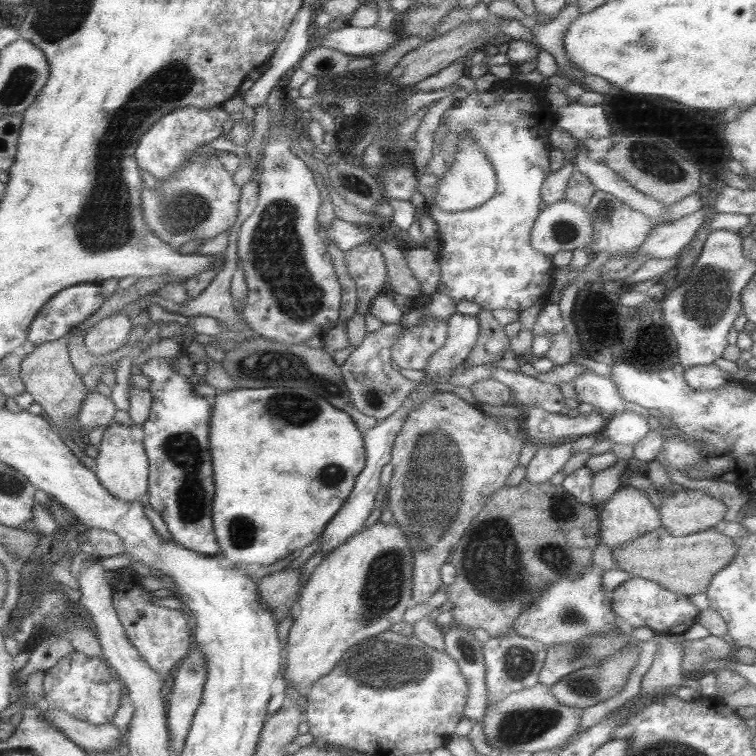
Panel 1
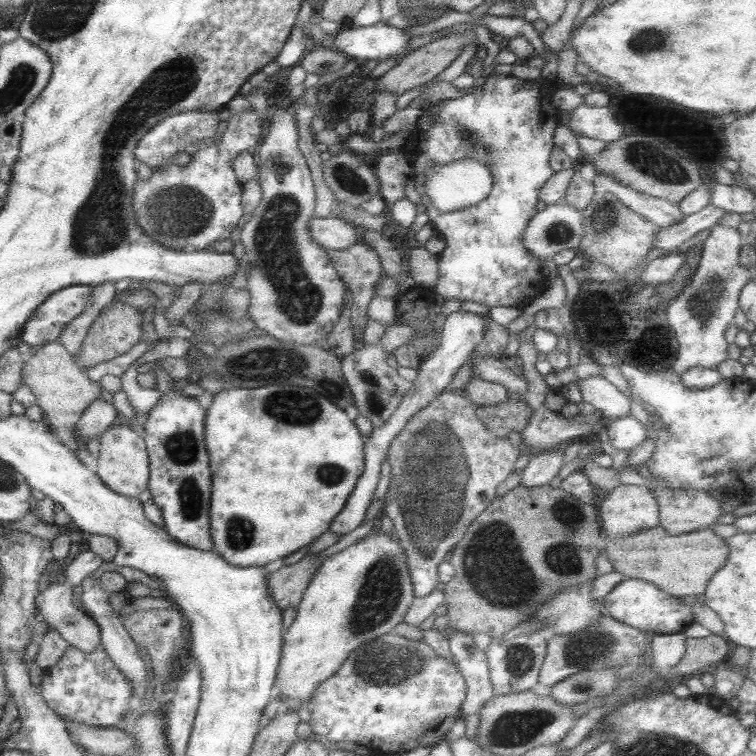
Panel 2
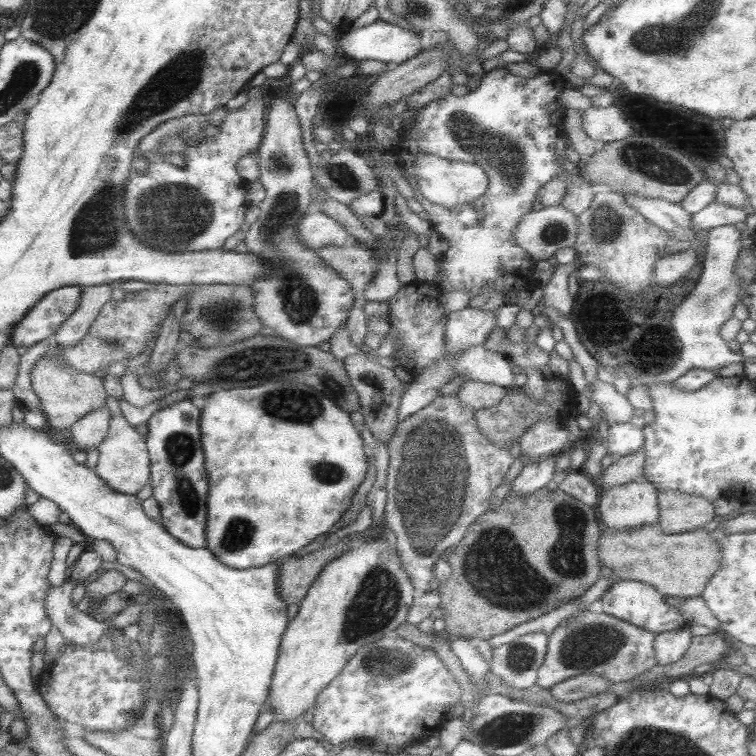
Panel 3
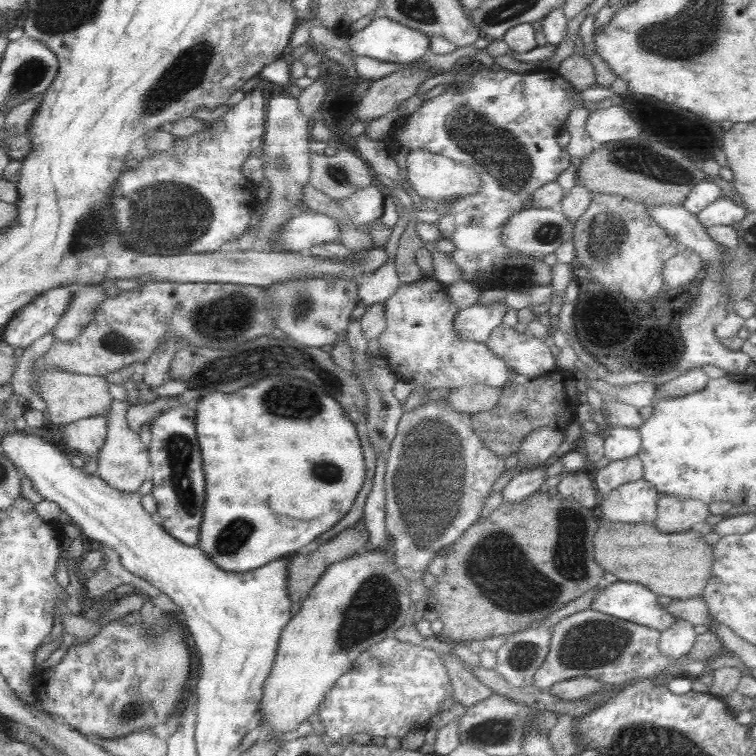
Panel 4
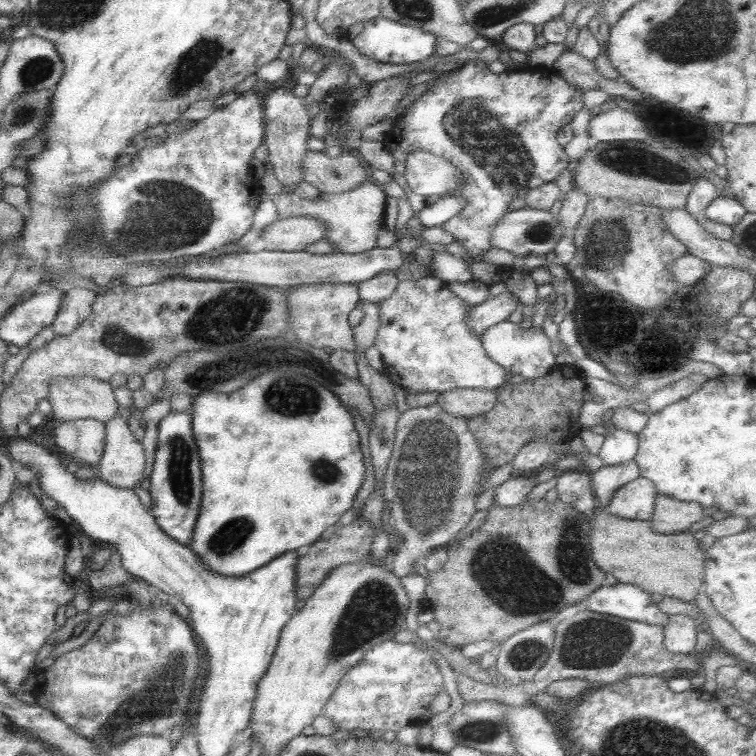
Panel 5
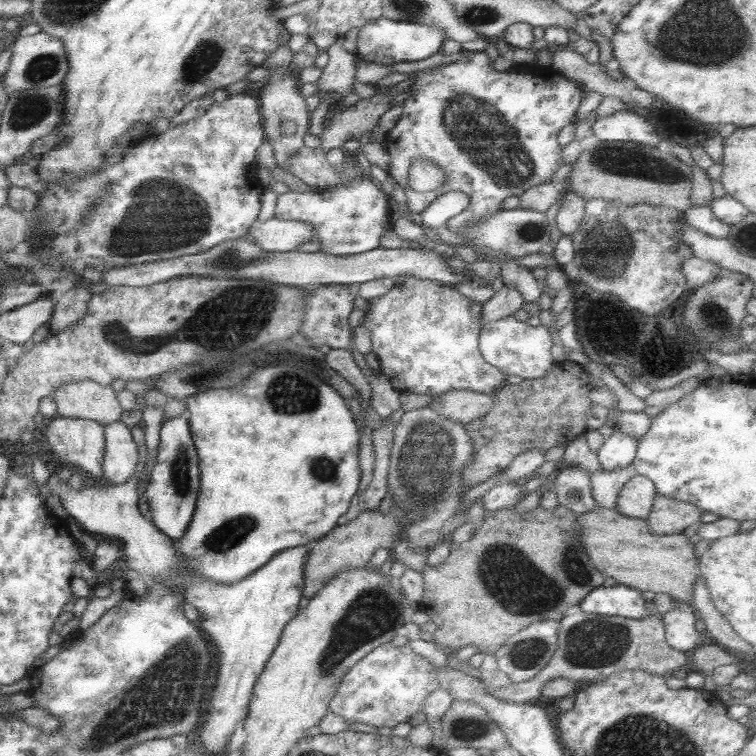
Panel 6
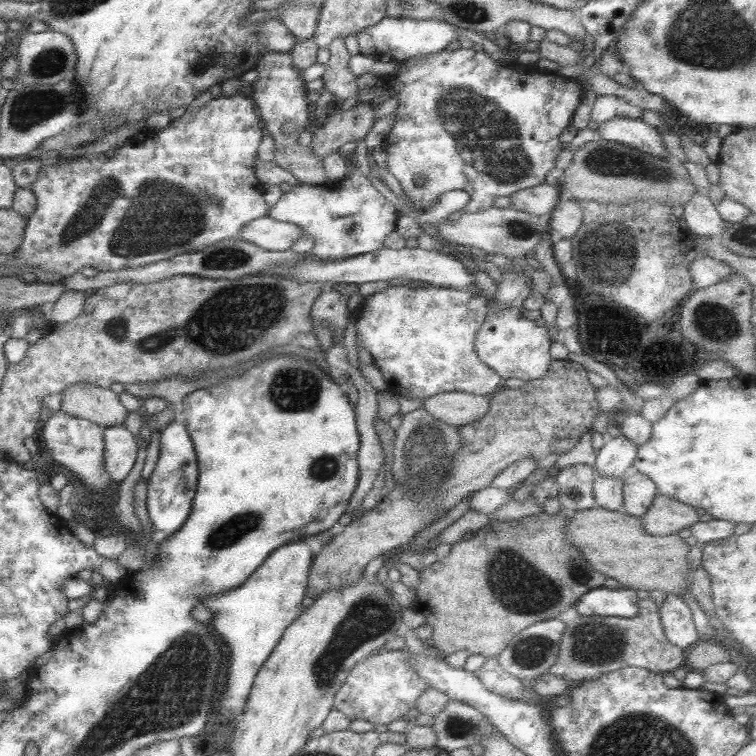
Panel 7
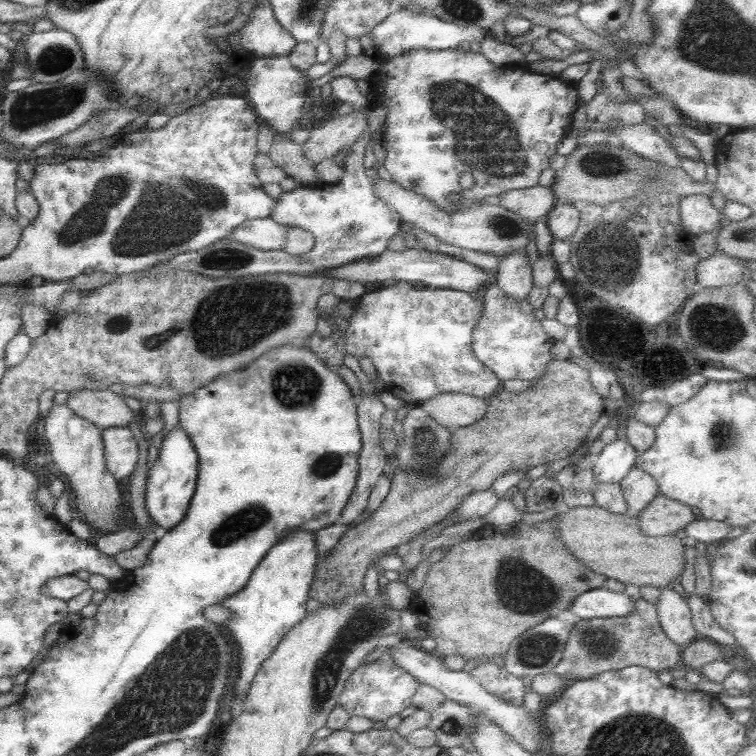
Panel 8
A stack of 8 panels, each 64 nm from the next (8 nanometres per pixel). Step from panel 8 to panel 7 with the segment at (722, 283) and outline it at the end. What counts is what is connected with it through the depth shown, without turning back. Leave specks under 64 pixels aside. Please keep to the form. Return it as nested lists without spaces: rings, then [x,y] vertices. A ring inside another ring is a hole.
[[[700,256],[690,263],[688,268],[690,278],[692,278],[692,288],[694,290],[708,288],[720,281],[724,281],[734,273],[734,270],[720,260]]]

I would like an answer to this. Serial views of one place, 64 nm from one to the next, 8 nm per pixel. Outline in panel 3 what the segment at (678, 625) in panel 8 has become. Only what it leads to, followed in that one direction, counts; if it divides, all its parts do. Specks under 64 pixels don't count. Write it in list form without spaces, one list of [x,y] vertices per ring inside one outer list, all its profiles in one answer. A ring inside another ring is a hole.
[[[688,624],[655,635],[653,644],[657,664],[670,664],[680,660],[692,642]]]

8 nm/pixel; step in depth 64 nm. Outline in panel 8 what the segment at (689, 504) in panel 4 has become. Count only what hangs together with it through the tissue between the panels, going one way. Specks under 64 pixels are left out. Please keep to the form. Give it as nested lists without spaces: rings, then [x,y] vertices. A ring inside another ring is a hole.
[[[660,494],[643,511],[634,515],[642,534],[650,537],[674,535],[696,520],[690,506]]]

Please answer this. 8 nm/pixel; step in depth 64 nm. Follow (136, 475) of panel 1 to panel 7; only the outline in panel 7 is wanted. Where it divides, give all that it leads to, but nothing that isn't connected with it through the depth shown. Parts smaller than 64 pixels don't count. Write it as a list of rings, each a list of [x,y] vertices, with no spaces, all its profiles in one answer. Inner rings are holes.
[[[124,425],[105,427],[104,466],[112,482],[123,481],[136,462],[137,438]]]

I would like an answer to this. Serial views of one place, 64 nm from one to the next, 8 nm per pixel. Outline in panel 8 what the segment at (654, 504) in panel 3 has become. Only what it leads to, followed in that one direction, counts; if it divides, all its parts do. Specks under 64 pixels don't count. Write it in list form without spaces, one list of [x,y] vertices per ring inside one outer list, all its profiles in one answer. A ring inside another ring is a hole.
[[[635,466],[619,482],[619,485],[624,500],[629,506],[629,514],[633,515],[643,511],[659,494],[659,488],[654,477]]]

